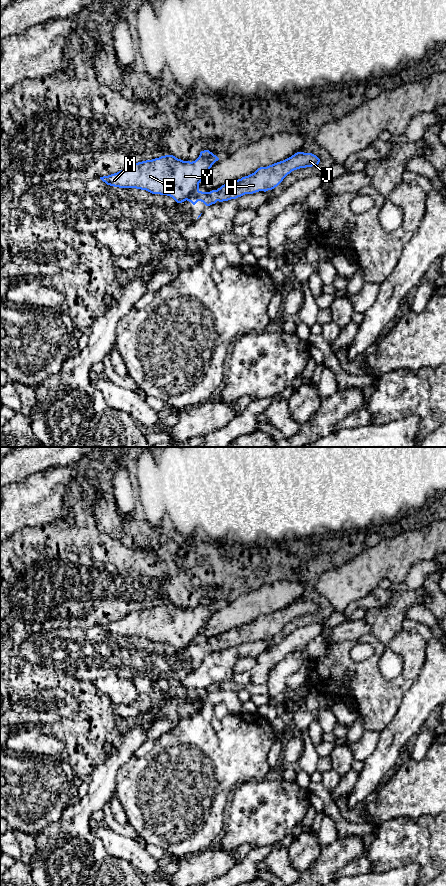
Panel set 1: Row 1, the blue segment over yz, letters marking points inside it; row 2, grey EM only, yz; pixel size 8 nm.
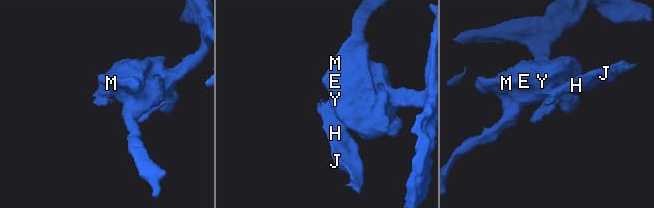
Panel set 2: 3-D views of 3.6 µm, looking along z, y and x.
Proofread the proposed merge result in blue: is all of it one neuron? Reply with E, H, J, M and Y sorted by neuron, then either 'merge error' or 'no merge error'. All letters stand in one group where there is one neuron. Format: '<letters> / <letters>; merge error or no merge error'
E M Y / H J; merge error

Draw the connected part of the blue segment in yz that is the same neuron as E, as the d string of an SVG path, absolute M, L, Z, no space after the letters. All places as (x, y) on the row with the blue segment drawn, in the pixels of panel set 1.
M209 150L201 151L199 157L192 162L183 161L173 155L165 155L131 164L117 173L100 179L110 186L146 190L152 194L170 196L177 203L182 203L199 191L199 183L205 179L212 165L218 160L219 158Z

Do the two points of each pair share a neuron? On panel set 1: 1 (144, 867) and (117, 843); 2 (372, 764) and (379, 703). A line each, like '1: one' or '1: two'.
1: one
2: two

